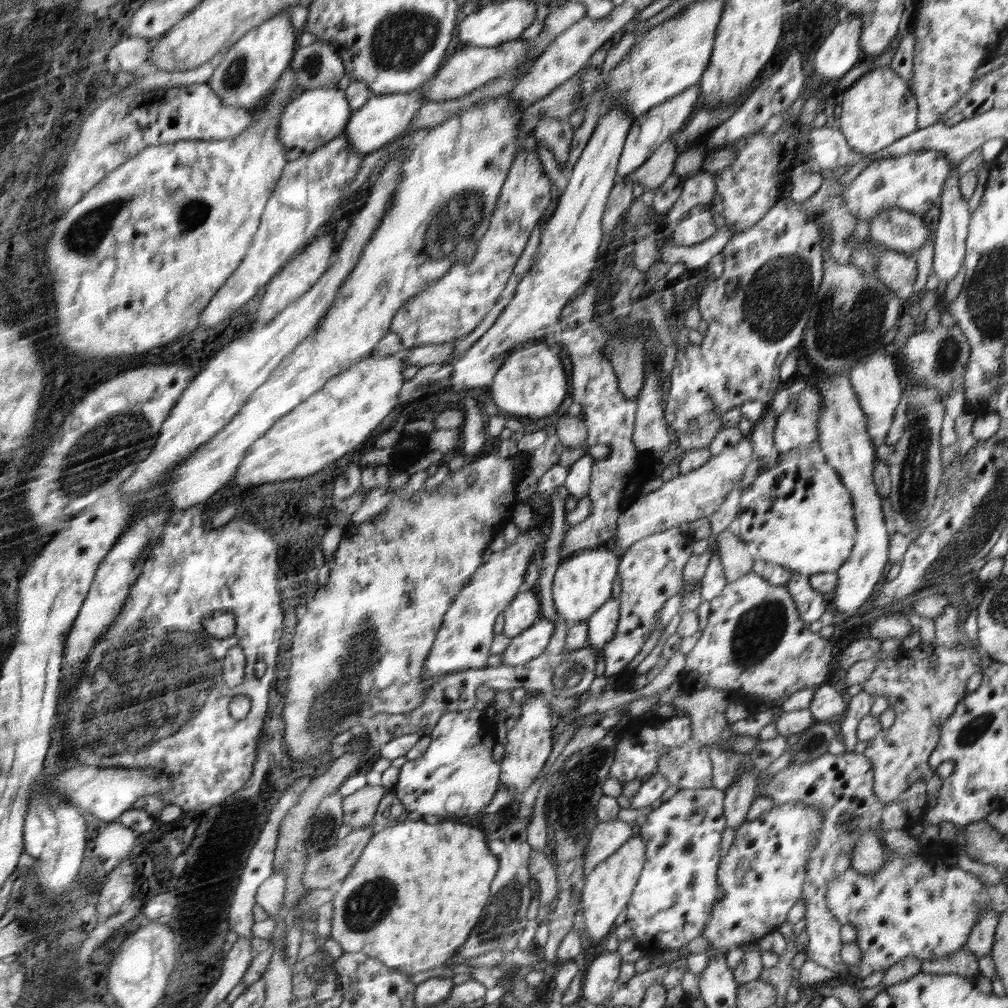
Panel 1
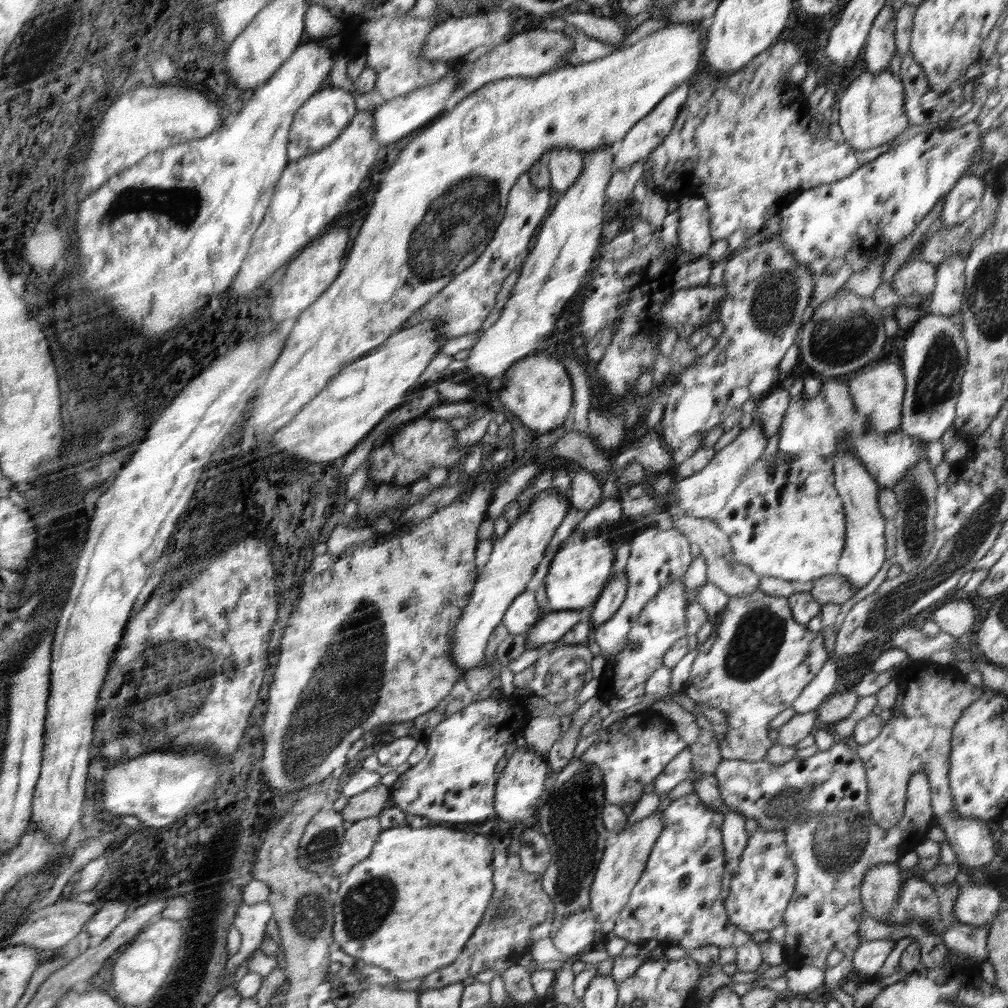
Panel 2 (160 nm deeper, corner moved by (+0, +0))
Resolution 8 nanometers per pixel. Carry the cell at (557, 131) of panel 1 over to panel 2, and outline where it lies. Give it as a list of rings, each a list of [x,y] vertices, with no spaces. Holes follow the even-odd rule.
[[[553,148],[545,156],[543,164],[549,169],[551,187],[558,197],[566,193],[579,179],[583,171],[584,154],[571,148]]]

